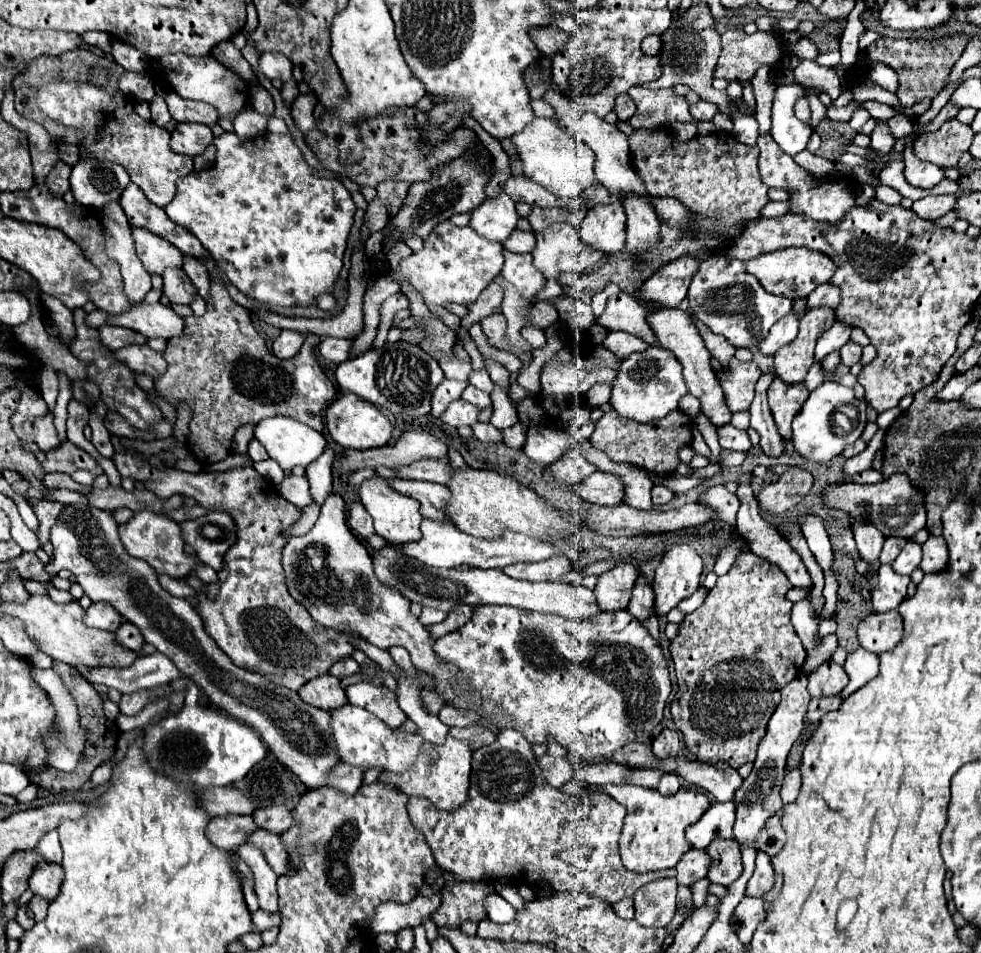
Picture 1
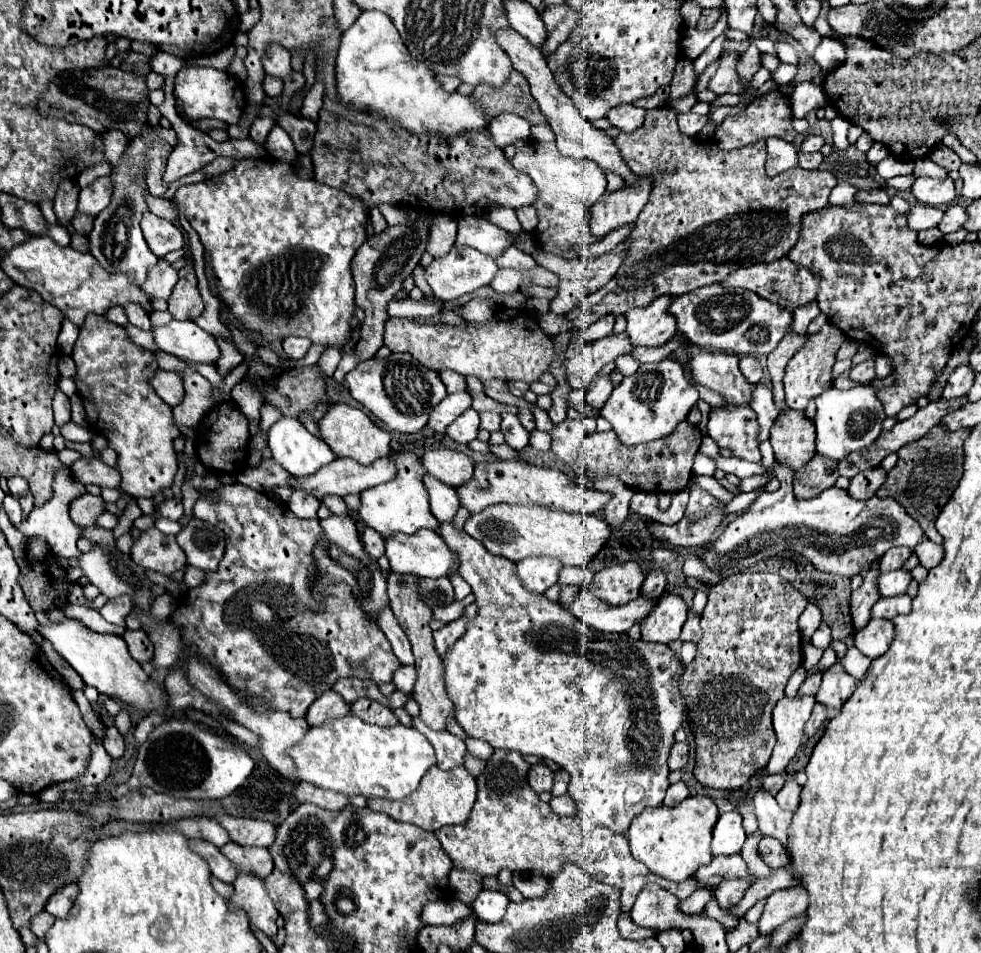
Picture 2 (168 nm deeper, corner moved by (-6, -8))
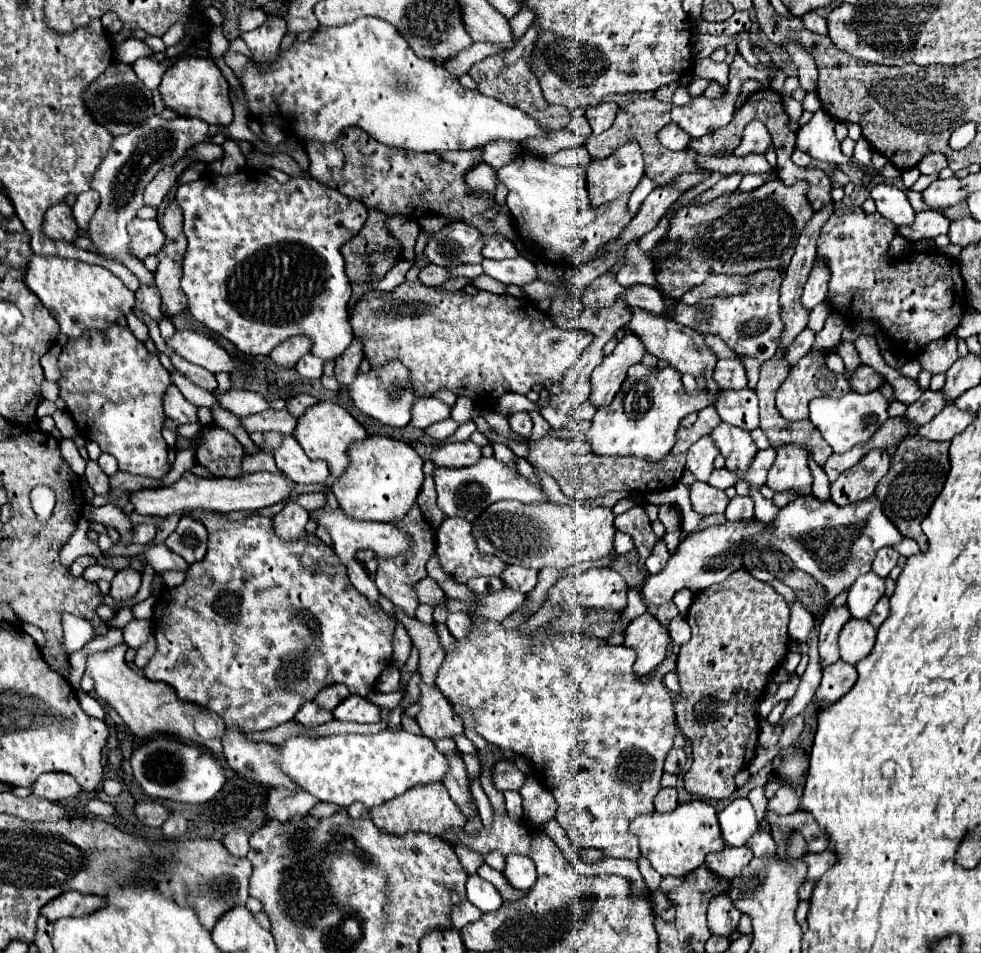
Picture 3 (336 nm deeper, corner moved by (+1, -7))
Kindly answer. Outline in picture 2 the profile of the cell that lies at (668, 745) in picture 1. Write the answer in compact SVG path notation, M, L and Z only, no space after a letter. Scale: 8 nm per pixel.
M676 742L672 746L670 758L668 758L670 770L682 770L688 764L688 752L690 752L690 744L688 742Z

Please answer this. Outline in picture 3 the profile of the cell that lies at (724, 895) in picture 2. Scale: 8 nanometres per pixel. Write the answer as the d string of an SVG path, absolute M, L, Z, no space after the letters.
M717 895L709 901L709 911L707 911L707 921L711 933L717 935L731 935L731 931L737 929L741 911L733 907L733 901L727 895Z

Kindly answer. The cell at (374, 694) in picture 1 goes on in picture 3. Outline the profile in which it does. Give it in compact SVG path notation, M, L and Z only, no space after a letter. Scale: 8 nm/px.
M349 695L345 701L341 701L341 705L333 709L333 715L339 721L353 721L353 723L379 723L381 721L381 709L359 695Z

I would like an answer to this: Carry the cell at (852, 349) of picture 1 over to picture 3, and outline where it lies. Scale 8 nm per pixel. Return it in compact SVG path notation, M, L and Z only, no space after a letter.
M859 365L853 375L849 377L849 387L855 393L869 393L873 389L879 389L883 385L883 375L875 373L871 367L867 365Z

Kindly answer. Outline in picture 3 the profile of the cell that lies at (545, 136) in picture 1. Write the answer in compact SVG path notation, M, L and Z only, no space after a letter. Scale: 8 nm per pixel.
M525 153L525 155L513 159L511 163L507 163L505 167L501 167L497 171L497 177L509 189L507 207L517 223L517 231L519 231L525 247L543 261L553 261L553 263L563 261L563 263L571 263L571 267L583 265L593 259L593 253L601 253L601 245L605 245L607 241L617 237L617 233L621 233L621 229L631 221L627 209L630 193L624 193L597 209L591 207L589 195L587 195L587 175L581 167L559 167L559 165L553 165L551 161L547 161L545 157Z

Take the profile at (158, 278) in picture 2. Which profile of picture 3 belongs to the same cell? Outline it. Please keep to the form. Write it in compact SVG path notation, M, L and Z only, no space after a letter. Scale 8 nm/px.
M141 285L135 293L135 309L147 313L149 317L153 317L155 321L159 321L159 317L163 317L161 313L161 295L157 291L157 287L153 285Z

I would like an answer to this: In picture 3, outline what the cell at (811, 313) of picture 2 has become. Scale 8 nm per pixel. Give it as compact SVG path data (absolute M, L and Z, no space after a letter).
M815 263L813 271L809 275L809 281L803 287L803 295L801 295L801 305L807 311L811 311L817 303L823 303L827 281L829 281L829 269L825 269L825 263L821 263L821 265Z

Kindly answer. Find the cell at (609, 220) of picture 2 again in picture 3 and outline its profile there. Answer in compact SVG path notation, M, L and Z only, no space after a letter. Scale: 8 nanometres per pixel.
M621 145L609 159L593 161L587 169L587 191L591 207L597 209L623 193L631 193L643 173L643 157L639 145Z

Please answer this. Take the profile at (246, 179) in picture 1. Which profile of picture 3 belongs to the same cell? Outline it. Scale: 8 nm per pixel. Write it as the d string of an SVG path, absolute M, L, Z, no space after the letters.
M239 171L233 175L225 175L225 177L209 175L207 179L199 179L199 181L205 181L205 185L197 185L195 181L191 181L191 183L179 185L177 195L175 195L175 201L185 215L183 233L187 235L187 241L189 241L189 247L187 247L185 259L183 259L181 289L185 291L187 299L189 299L191 315L195 319L199 319L205 327L221 333L245 355L269 355L271 349L277 347L281 341L285 341L293 335L305 335L313 343L313 349L311 349L313 355L321 357L323 361L339 357L353 341L353 331L351 331L349 313L347 313L347 303L351 297L351 281L345 275L345 259L341 255L341 247L361 231L365 217L367 217L367 207L345 197L337 189L329 189L327 185L321 185L315 179L305 179L305 177L291 177L287 183L279 183L269 173L263 173L263 171L261 171L261 175L253 173L253 171Z

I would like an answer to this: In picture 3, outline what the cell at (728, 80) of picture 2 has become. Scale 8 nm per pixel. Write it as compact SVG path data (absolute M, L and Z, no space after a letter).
M695 77L689 85L687 85L687 91L691 93L691 97L699 97L713 81L711 79L705 79L705 77Z

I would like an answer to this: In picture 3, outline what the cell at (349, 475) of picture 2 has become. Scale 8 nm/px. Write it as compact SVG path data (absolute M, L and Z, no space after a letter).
M185 471L183 477L173 483L171 487L159 487L159 489L143 489L137 493L131 493L131 503L135 505L135 511L145 517L169 517L173 513L187 513L191 509L213 509L221 513L231 511L257 511L269 505L275 505L279 501L287 501L295 491L295 485L279 473L251 473L241 479L227 479L227 477L211 477L203 479L193 475L191 471Z

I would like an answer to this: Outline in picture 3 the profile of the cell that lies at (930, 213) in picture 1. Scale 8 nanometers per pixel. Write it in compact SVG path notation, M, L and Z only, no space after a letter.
M877 185L871 191L877 203L877 211L895 225L911 225L915 221L915 209L909 205L905 193L895 185Z

